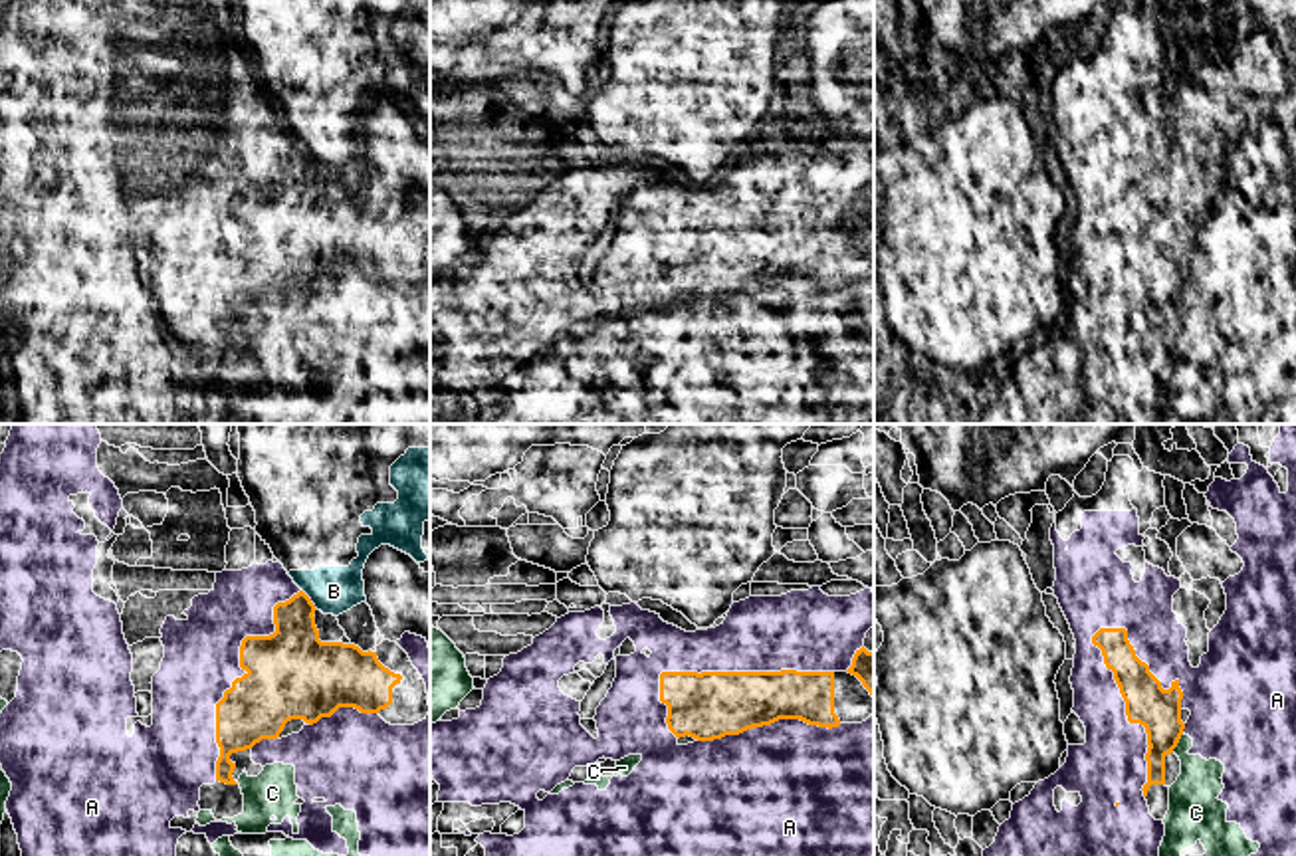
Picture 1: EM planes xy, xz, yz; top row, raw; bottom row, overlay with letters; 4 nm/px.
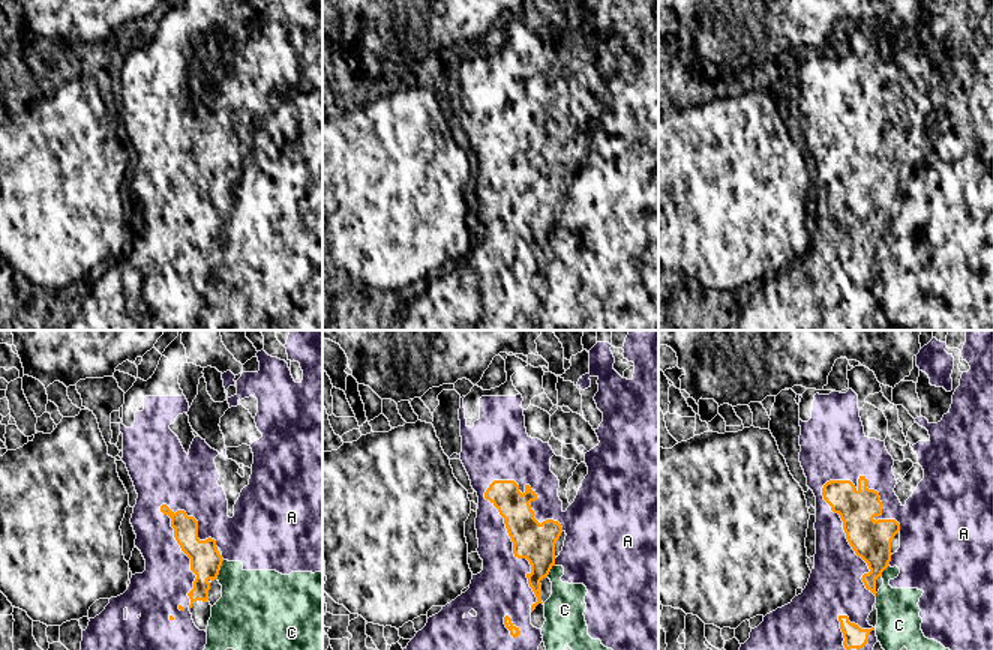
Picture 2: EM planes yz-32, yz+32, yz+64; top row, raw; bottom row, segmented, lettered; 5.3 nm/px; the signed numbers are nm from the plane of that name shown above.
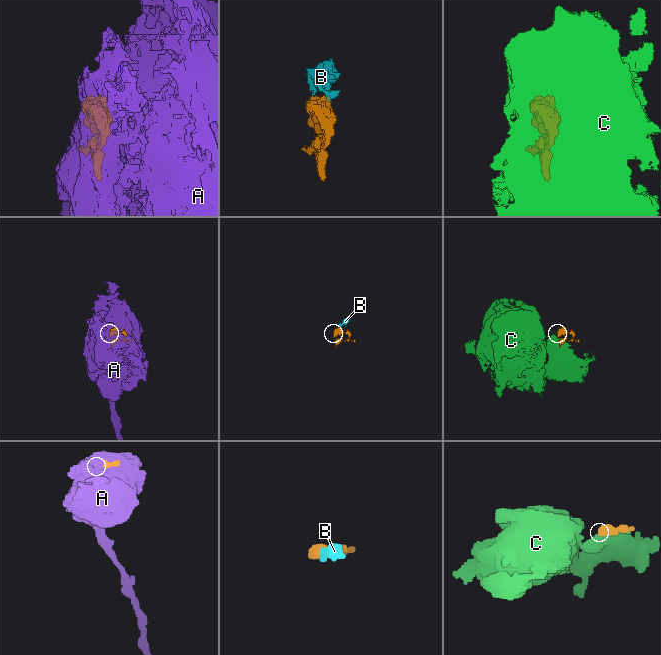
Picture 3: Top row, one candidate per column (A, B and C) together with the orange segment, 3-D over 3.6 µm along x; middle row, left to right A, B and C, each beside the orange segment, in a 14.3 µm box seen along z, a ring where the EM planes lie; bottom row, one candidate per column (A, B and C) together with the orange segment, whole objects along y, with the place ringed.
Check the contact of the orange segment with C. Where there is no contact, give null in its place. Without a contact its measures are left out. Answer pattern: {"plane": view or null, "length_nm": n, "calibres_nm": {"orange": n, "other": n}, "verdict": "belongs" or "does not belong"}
{"plane": "yz", "length_nm": 90, "calibres_nm": {"orange": 180, "other": 190}, "verdict": "does not belong"}

